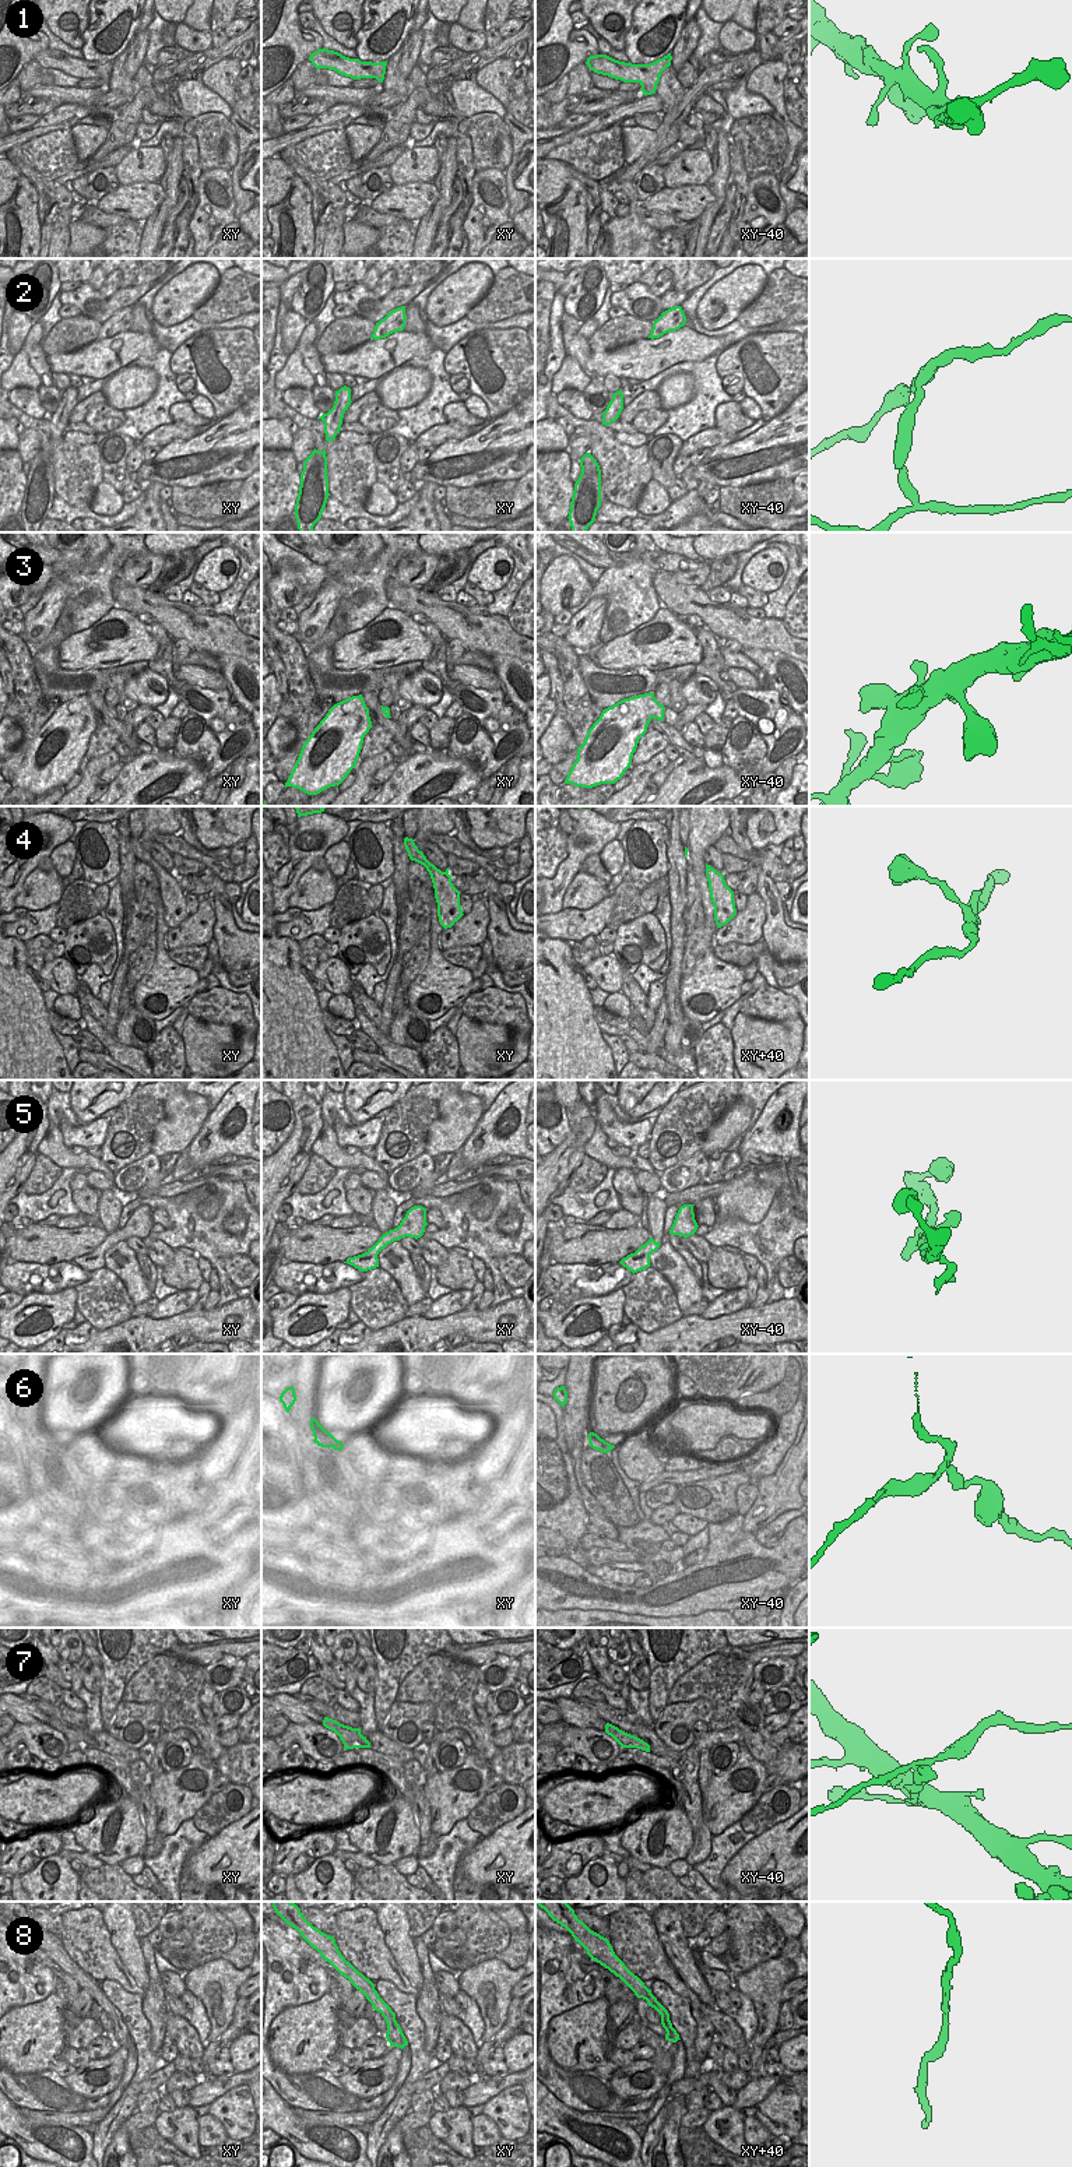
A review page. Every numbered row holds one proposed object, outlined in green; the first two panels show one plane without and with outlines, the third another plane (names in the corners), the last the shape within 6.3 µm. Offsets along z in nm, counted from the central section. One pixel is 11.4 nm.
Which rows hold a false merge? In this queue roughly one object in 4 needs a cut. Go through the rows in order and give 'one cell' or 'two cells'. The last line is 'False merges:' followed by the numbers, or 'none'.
1: one cell
2: two cells
3: one cell
4: one cell
5: one cell
6: two cells
7: two cells
8: one cell
False merges: 2, 6, 7

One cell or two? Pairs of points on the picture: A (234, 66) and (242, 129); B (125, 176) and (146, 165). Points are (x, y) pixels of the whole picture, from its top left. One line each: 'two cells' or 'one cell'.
A: one cell
B: one cell

